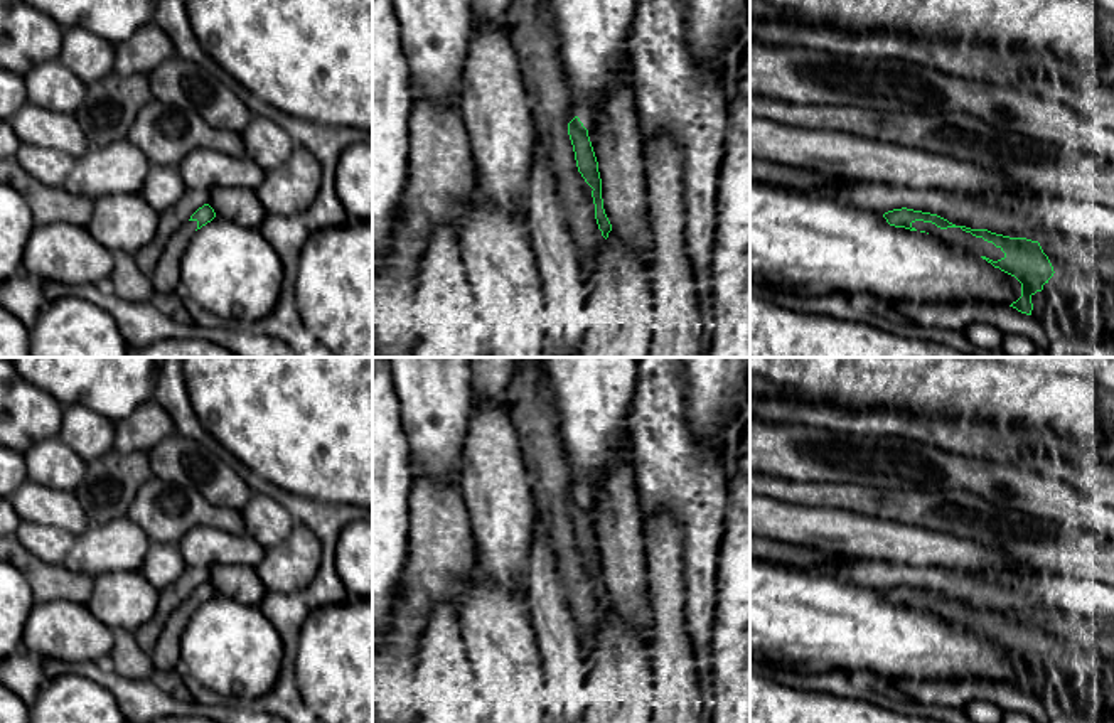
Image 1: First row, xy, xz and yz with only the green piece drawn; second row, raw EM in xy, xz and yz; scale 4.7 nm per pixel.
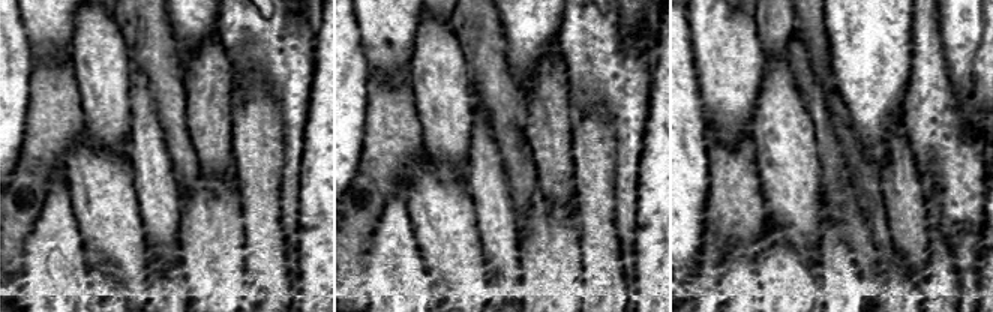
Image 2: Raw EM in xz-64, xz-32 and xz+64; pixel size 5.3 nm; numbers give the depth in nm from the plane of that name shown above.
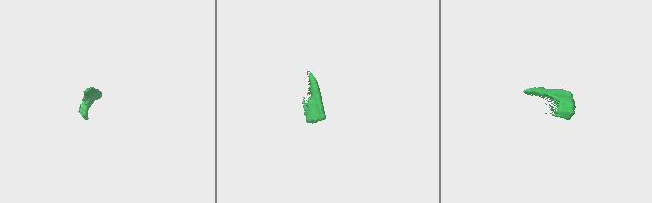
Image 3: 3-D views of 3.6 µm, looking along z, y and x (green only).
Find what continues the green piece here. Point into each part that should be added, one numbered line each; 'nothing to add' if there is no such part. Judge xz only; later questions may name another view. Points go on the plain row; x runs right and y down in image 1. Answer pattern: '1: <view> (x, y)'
nothing to add

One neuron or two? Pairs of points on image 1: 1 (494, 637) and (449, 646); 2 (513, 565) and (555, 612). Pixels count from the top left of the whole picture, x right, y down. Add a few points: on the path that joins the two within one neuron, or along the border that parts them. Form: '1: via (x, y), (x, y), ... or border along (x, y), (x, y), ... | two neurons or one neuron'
1: border along (455, 612), (465, 656), (474, 674) | two neurons
2: border along (533, 540), (524, 594) | two neurons

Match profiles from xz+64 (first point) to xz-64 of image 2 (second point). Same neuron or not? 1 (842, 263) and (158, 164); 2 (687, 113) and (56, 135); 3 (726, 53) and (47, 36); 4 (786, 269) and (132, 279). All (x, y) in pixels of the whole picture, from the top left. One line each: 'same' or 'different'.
1: same
2: different
3: same
4: same

